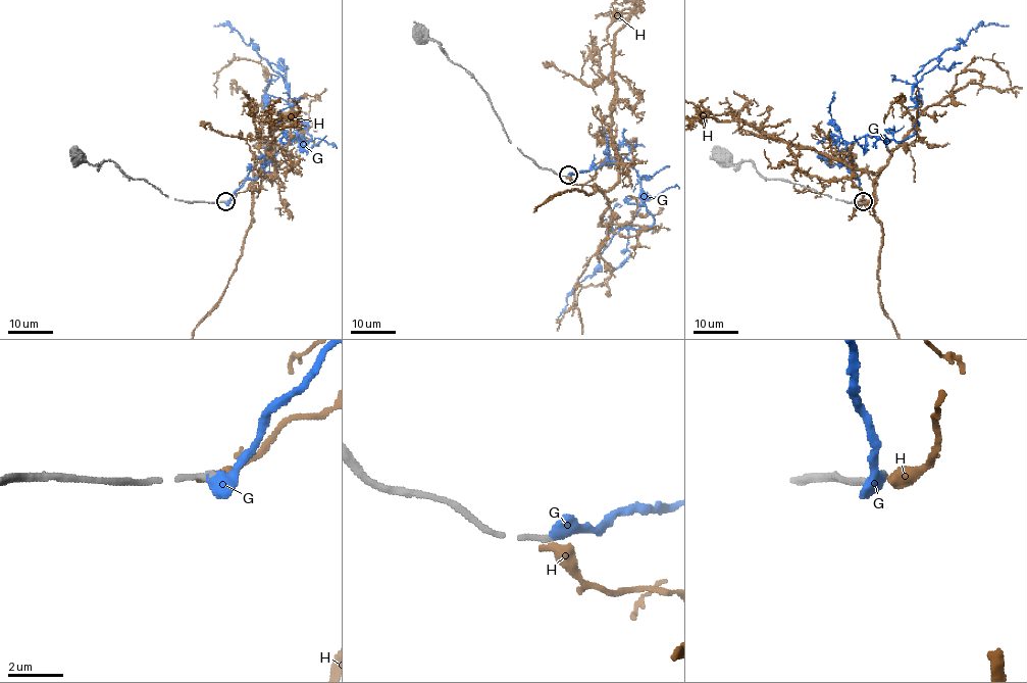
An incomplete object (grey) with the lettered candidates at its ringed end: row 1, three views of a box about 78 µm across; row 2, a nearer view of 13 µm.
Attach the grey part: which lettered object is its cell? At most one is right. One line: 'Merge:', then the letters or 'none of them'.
Merge: G

